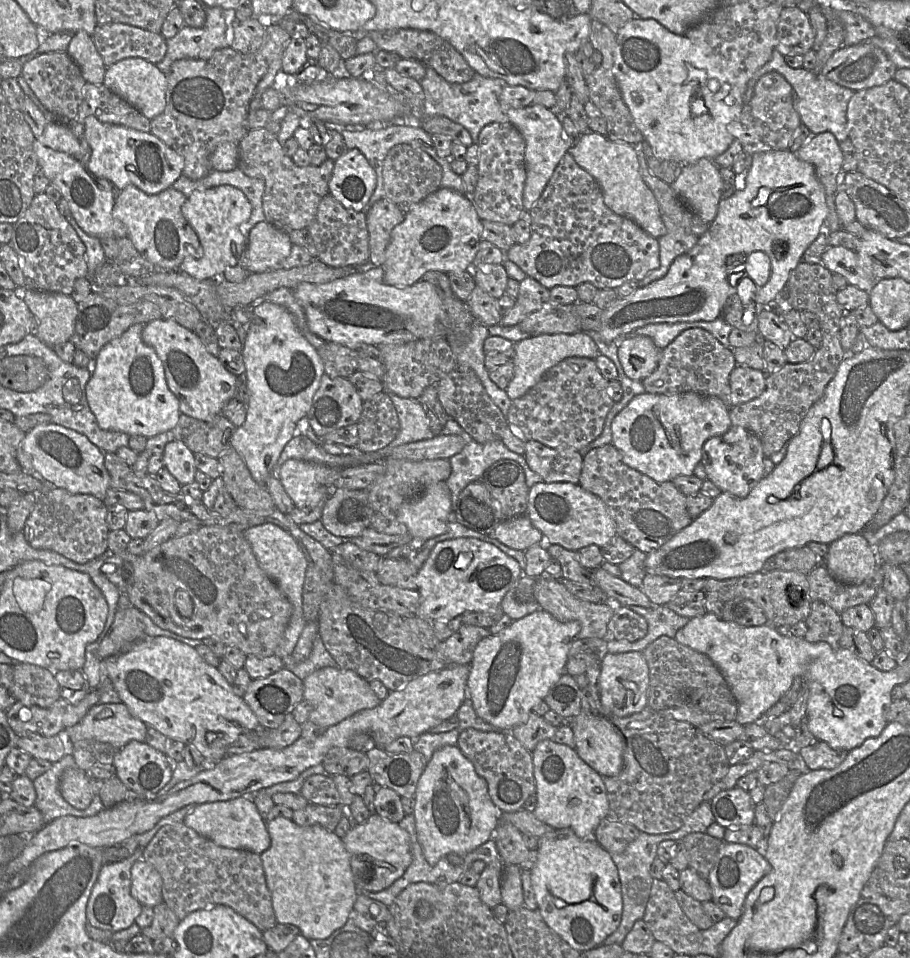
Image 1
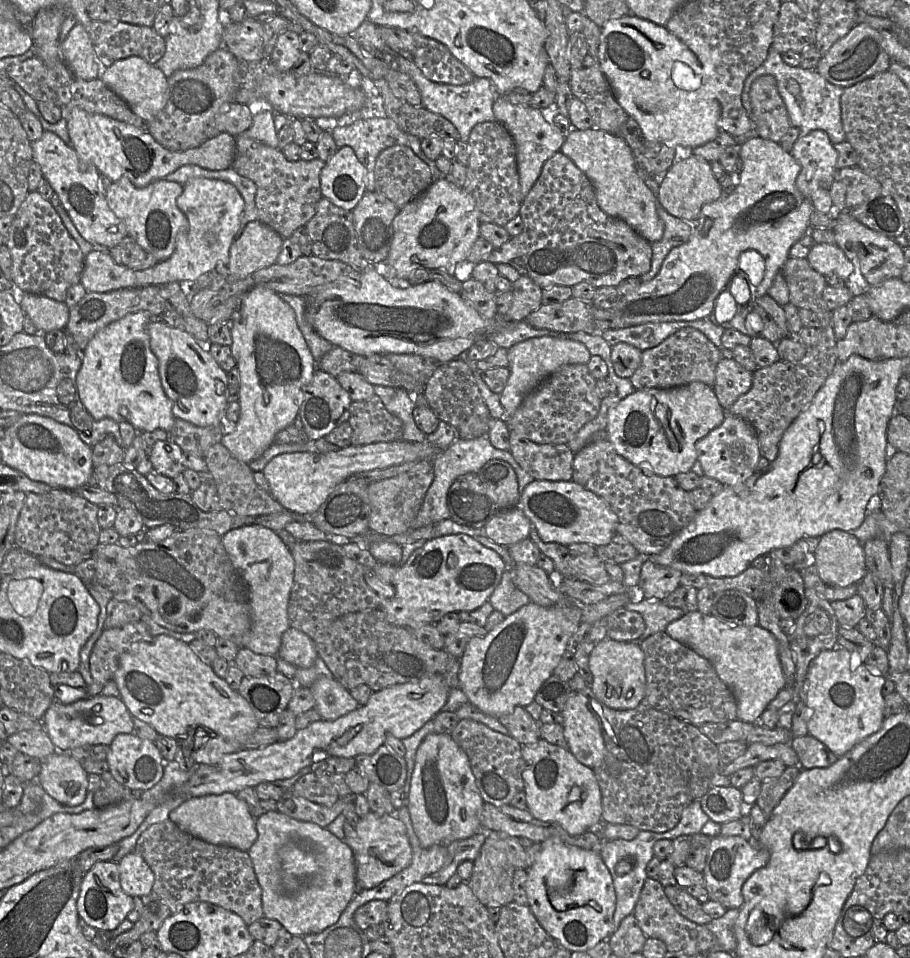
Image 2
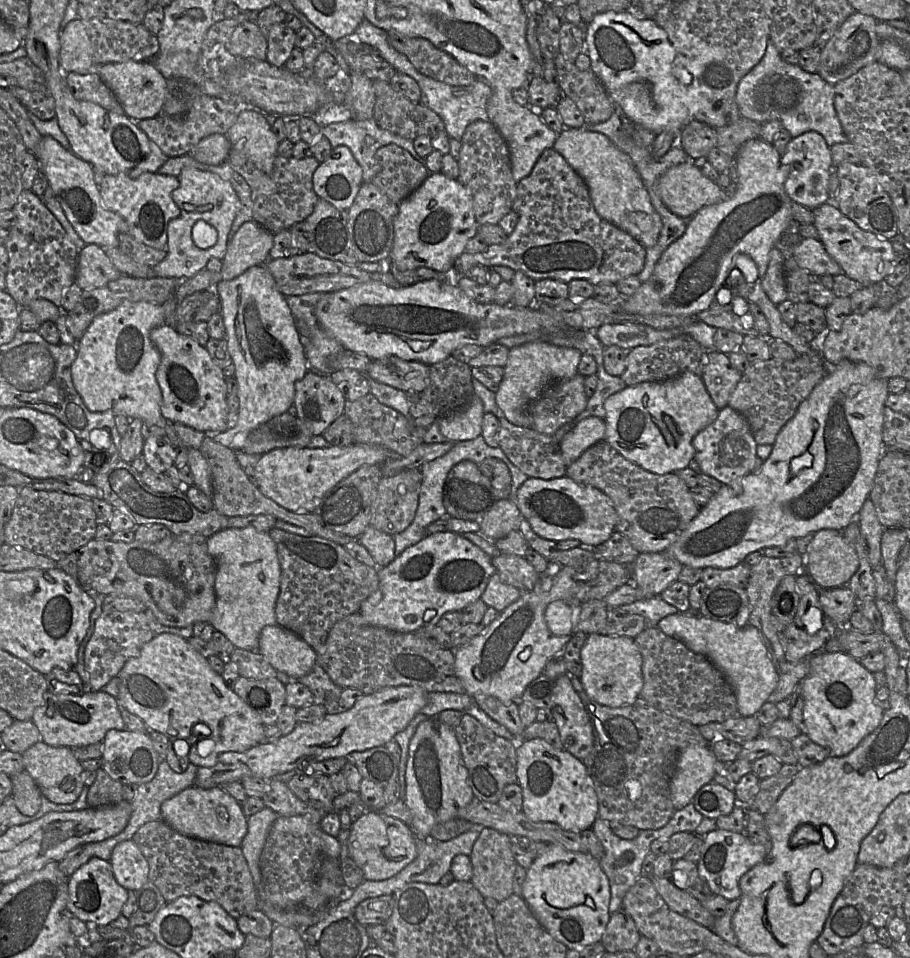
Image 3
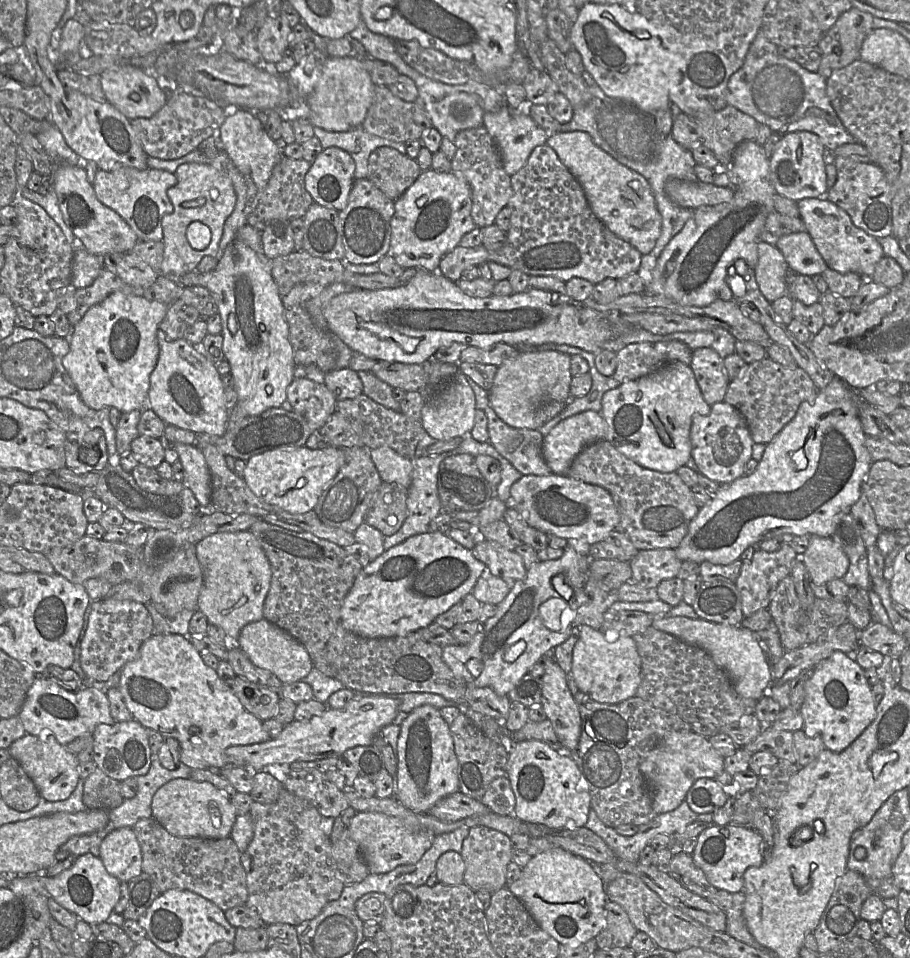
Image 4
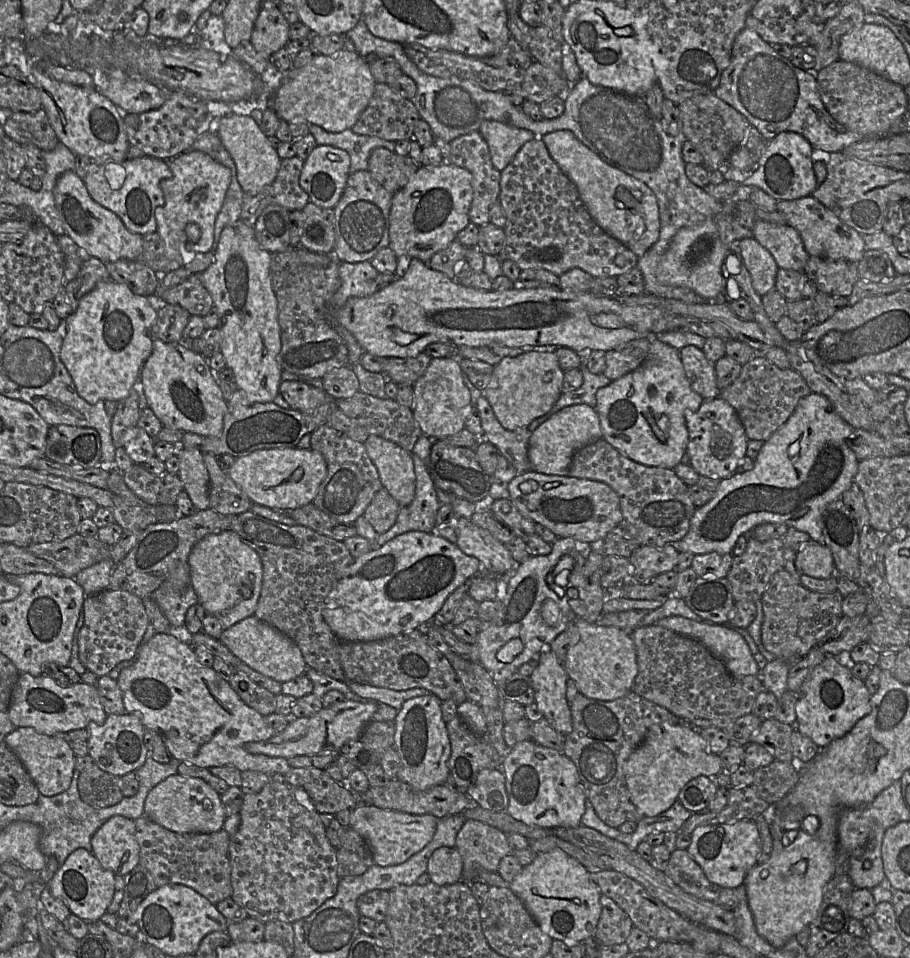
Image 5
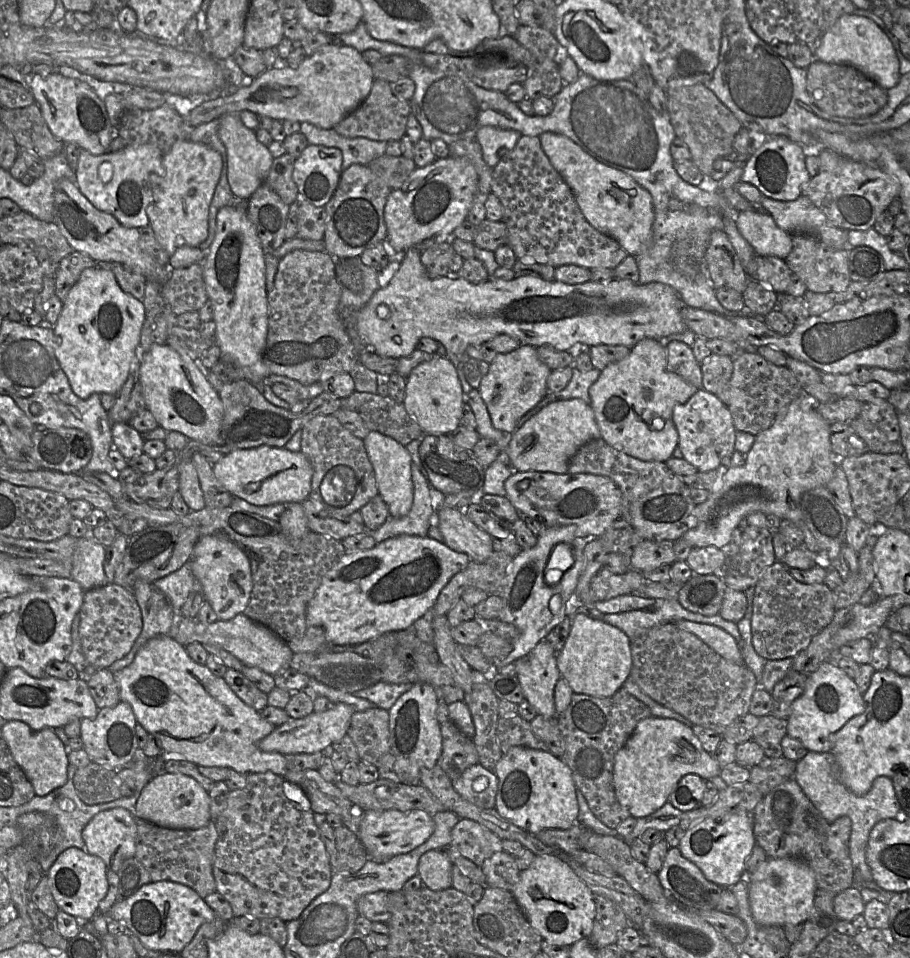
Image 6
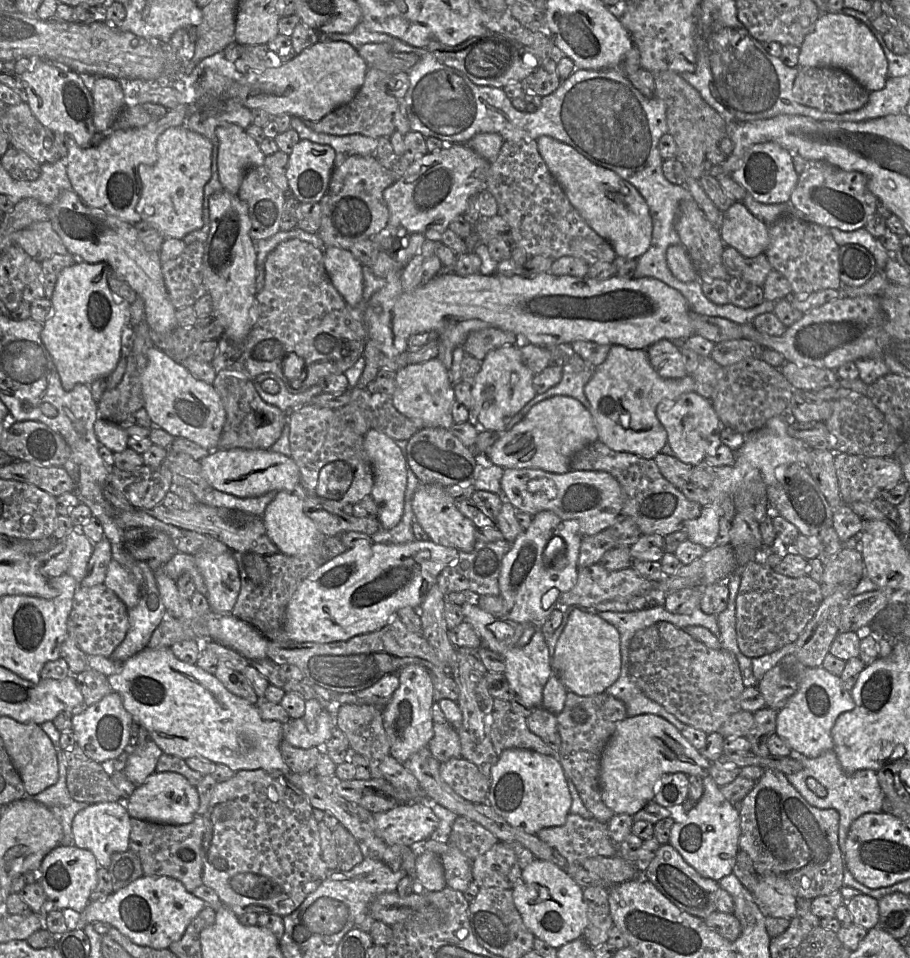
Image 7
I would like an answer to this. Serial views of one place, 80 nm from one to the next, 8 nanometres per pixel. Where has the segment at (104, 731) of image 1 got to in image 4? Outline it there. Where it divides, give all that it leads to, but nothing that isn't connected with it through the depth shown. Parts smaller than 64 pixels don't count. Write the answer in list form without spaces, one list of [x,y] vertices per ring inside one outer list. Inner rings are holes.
[[[43,677],[35,678],[18,717],[28,734],[46,734],[49,735],[47,738],[53,738],[64,746],[82,735],[92,735],[99,724],[117,722],[111,716],[109,700],[103,689],[90,687],[72,692]]]

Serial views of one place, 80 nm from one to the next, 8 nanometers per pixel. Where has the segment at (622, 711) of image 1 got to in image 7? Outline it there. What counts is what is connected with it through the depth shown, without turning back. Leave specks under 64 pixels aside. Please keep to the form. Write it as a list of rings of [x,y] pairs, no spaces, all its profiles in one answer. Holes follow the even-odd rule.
[[[572,607],[552,657],[553,675],[579,696],[603,694],[621,671],[620,634],[610,623],[585,608]]]

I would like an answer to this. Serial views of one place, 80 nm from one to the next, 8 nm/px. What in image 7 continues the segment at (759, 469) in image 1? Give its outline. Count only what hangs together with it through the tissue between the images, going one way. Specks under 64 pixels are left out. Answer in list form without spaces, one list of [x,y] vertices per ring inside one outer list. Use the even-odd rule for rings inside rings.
[[[696,391],[685,393],[675,400],[662,400],[657,405],[656,416],[667,432],[668,444],[675,456],[686,464],[695,466],[703,462],[706,456],[714,454],[722,445],[720,433],[724,425],[711,401]]]

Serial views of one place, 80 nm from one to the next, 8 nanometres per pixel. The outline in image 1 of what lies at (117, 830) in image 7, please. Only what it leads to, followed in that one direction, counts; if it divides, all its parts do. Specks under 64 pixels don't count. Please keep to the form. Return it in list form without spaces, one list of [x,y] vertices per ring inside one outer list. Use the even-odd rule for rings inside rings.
[[[139,859],[131,867],[131,895],[143,906],[154,908],[163,903],[163,879],[146,860]]]

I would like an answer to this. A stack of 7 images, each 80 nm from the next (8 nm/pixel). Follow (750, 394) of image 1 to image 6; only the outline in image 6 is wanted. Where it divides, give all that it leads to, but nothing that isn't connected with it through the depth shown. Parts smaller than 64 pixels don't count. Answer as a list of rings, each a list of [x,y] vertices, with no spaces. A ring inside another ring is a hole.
[[[671,341],[665,347],[667,370],[679,375],[697,389],[702,389],[701,364],[695,359],[692,348],[679,341]]]

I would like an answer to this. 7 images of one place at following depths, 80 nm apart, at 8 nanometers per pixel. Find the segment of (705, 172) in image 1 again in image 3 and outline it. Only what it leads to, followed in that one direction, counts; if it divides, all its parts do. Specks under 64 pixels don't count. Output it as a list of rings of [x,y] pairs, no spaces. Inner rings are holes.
[[[693,161],[670,167],[658,181],[657,194],[669,211],[686,221],[703,207],[729,198]]]

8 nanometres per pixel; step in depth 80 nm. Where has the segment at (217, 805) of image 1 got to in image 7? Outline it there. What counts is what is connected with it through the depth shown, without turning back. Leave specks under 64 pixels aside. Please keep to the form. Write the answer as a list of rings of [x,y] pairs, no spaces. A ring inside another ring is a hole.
[[[176,772],[151,774],[143,784],[136,787],[127,802],[127,811],[132,818],[162,824],[184,825],[191,823],[199,809],[198,791],[184,776]]]

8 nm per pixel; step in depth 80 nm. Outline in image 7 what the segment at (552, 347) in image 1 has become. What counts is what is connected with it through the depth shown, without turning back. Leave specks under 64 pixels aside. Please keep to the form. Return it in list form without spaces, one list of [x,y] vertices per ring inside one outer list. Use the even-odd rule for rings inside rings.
[[[504,346],[492,350],[481,362],[481,369],[471,386],[474,405],[469,422],[480,429],[502,434],[507,431],[507,422],[537,395],[533,387],[535,374],[523,364],[517,346]]]

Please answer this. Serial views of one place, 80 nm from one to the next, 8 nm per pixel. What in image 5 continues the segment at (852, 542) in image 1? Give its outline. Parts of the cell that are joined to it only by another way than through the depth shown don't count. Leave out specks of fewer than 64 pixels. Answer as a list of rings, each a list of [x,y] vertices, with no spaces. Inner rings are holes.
[[[810,540],[796,552],[795,566],[801,573],[814,578],[828,579],[836,575],[830,549],[814,540]]]

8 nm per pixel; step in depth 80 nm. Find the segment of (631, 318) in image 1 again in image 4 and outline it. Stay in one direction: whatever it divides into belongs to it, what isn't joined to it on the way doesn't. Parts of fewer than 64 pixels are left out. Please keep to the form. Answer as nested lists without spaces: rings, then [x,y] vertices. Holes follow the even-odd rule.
[[[747,140],[736,147],[731,164],[741,178],[741,185],[733,198],[723,204],[694,210],[681,231],[671,238],[661,252],[653,271],[652,281],[645,286],[643,293],[663,296],[681,305],[704,307],[725,293],[727,281],[737,279],[736,275],[731,276],[735,274],[733,264],[736,260],[744,260],[749,268],[755,269],[758,262],[758,244],[765,230],[767,217],[776,211],[773,201],[776,191],[770,181],[769,158],[762,145],[754,140]]]

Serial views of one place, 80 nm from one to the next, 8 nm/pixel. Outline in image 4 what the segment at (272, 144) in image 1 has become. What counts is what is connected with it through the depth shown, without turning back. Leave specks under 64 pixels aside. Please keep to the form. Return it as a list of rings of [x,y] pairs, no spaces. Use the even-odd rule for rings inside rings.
[[[282,156],[275,165],[268,184],[262,190],[257,188],[250,177],[244,177],[247,186],[247,224],[262,231],[269,222],[276,219],[303,218],[314,203],[305,187],[305,176],[310,167],[311,163],[305,159]]]

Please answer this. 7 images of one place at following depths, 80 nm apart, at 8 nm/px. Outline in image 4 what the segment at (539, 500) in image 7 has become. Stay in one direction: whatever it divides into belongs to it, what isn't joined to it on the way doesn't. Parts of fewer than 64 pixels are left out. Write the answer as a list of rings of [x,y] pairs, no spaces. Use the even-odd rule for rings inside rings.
[[[523,475],[510,489],[511,503],[533,528],[563,539],[576,539],[589,545],[600,542],[616,530],[620,515],[609,491],[568,475]]]

